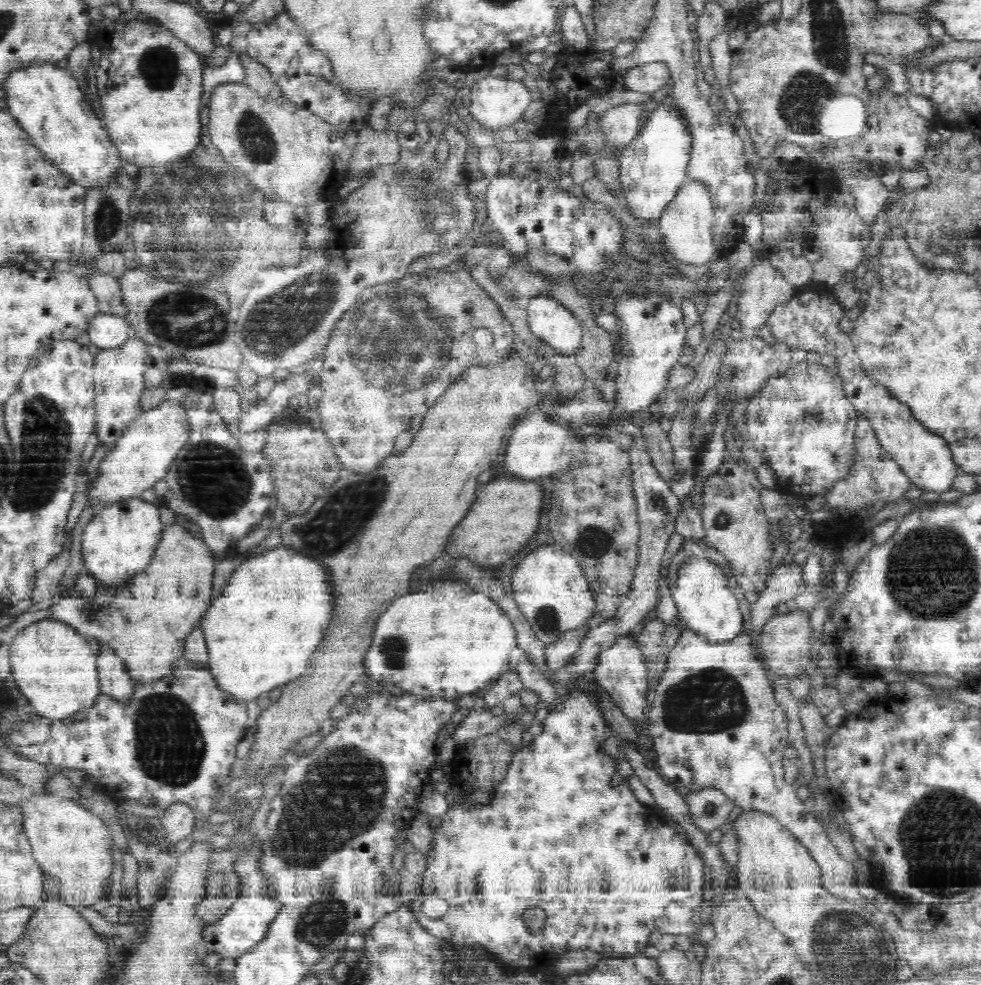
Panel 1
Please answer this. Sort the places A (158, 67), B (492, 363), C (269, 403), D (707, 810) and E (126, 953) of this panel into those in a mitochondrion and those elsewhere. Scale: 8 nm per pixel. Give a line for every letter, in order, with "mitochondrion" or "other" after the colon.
A: mitochondrion
B: other
C: other
D: mitochondrion
E: other

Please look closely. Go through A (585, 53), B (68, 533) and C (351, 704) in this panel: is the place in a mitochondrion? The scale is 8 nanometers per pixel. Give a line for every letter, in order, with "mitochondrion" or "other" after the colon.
A: other
B: other
C: other

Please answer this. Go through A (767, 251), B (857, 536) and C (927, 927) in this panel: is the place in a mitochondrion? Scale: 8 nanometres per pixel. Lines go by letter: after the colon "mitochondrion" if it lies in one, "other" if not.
A: other
B: other
C: other

